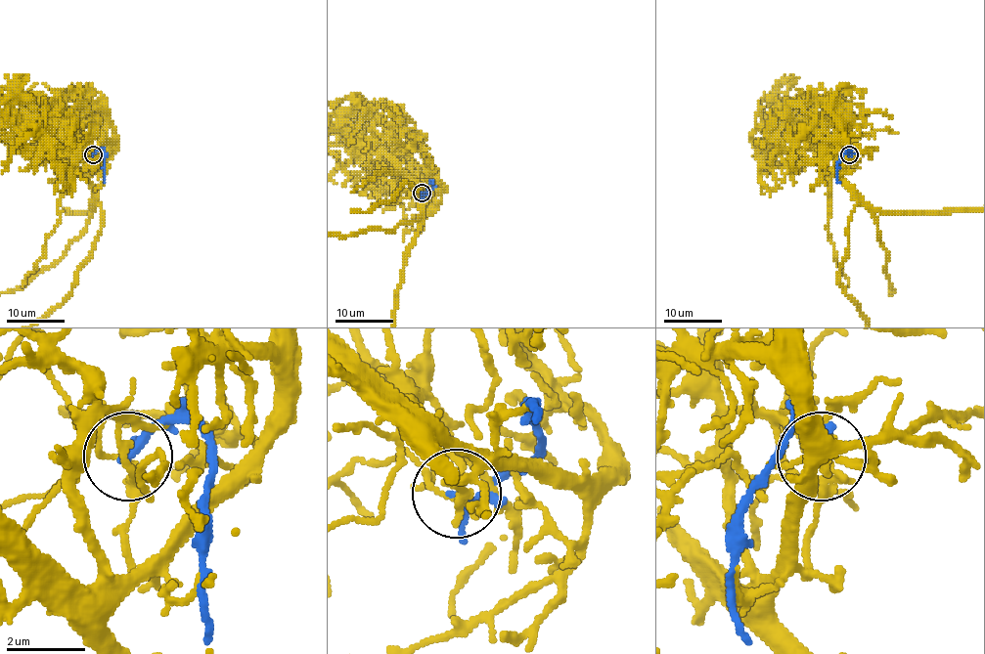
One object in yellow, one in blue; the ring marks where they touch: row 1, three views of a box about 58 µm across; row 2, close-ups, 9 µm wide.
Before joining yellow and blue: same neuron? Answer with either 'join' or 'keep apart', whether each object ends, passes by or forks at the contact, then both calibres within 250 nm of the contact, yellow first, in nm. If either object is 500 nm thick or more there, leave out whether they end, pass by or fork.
keep apart | yellow forks | blue passes by | 120/200 nm

